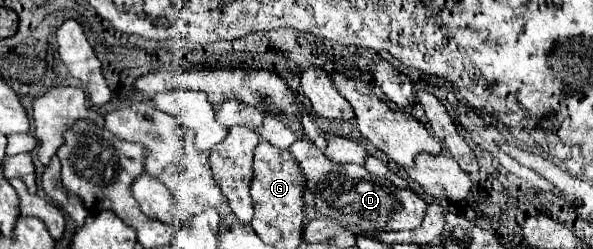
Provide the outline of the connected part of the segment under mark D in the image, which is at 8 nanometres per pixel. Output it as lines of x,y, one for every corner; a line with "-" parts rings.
298,139
290,151
298,159
302,173
306,175
306,187
314,191
314,203
322,217
328,217
342,227
356,225
364,233
382,233
382,231
404,231
418,229
428,203
410,189
398,189
386,179
376,177
366,171
364,165
344,163
342,167
332,165
320,149
308,139

